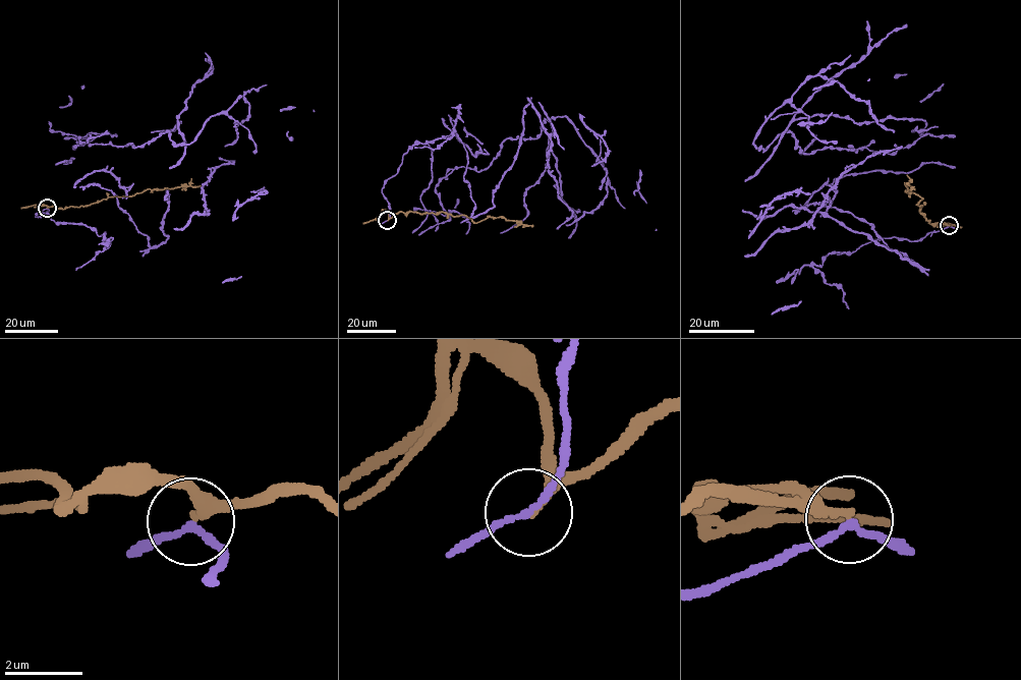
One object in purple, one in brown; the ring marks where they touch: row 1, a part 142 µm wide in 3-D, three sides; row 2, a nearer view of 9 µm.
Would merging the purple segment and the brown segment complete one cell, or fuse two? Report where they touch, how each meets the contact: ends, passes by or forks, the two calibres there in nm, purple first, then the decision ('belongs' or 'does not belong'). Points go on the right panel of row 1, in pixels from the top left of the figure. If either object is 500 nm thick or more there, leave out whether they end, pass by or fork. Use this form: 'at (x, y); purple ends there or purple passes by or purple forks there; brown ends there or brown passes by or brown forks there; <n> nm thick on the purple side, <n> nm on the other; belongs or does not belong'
at (949, 225); purple passes by; brown ends there; 140 nm thick on the purple side, 200 nm on the other; does not belong

